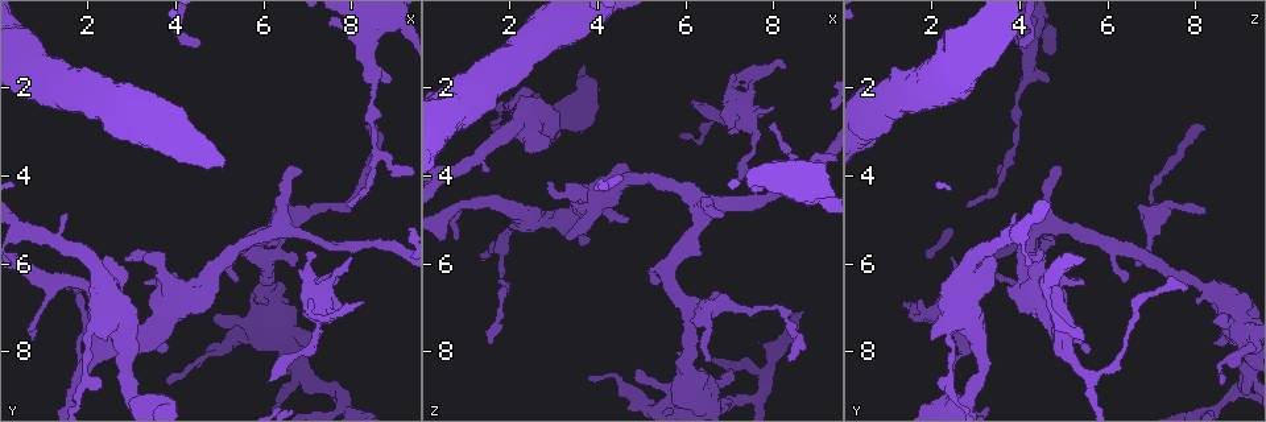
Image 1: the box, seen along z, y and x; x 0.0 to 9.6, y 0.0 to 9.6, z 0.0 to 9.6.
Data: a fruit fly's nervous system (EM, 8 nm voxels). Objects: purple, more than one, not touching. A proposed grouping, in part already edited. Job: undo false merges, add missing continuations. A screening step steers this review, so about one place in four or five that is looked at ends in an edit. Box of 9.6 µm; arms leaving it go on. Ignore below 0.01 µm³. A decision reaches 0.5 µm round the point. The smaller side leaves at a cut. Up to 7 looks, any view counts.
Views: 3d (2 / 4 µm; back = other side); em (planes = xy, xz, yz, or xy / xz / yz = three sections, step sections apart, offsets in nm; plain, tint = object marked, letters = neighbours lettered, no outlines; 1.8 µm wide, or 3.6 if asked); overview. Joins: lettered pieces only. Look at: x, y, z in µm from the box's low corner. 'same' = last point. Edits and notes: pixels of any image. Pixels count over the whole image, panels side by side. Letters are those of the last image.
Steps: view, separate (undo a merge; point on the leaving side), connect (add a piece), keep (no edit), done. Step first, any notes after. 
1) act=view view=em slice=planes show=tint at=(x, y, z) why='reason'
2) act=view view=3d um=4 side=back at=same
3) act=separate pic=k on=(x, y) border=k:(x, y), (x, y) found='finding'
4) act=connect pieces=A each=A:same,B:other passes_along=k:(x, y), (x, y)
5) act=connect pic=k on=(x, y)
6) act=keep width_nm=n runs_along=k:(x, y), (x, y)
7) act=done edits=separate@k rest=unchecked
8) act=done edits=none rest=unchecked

act=view view=em slice=yz step=8 show=tint at=(8.45, 1.70, 4.15) why='calibre changes'

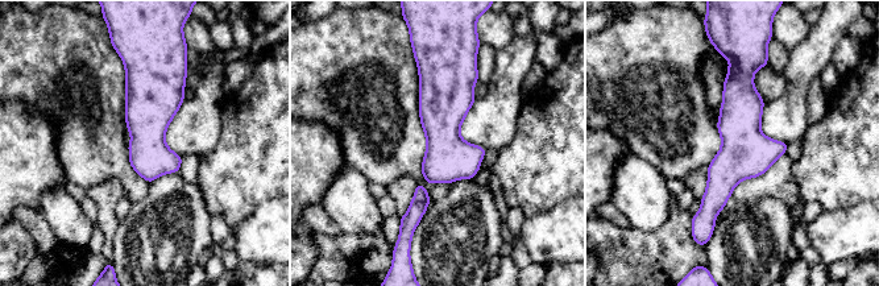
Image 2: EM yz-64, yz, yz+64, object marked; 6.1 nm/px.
act=view view=em slice=planes show=letters at=same why='cut it another way'

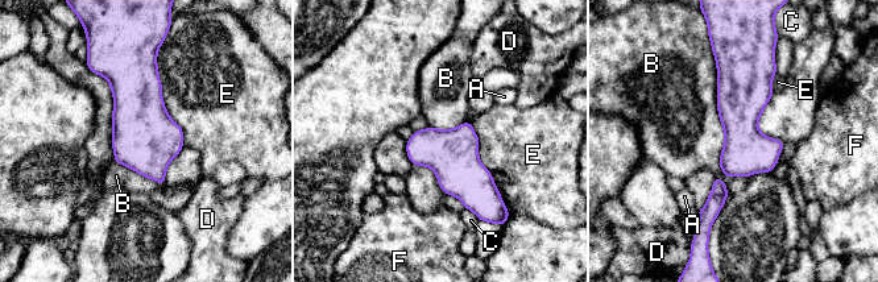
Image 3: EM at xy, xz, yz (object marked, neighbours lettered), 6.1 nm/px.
act=keep each=A:other,B:other,C:other,D:other,E:other,F:other border=3:(712, 53), (720, 169), (748, 177) found='all the same neuron'

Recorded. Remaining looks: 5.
act=view view=3d um=4 side=back at=(2.45, 7.70, 1.95) why='thick end'

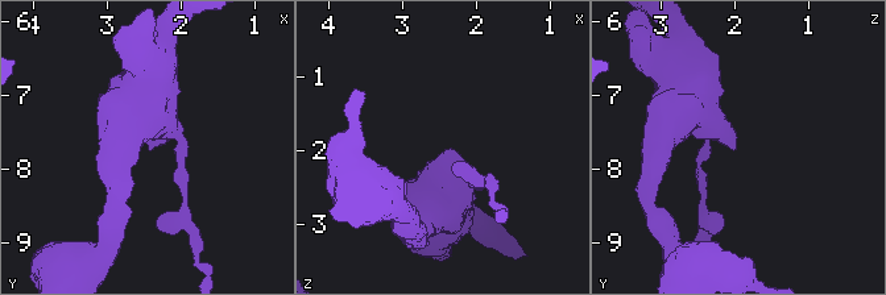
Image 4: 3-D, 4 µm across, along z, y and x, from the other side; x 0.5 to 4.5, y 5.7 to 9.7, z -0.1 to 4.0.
act=view view=em um=3.6 slice=yz step=16 show=letters at=(2.45, 7.75, 2.00)

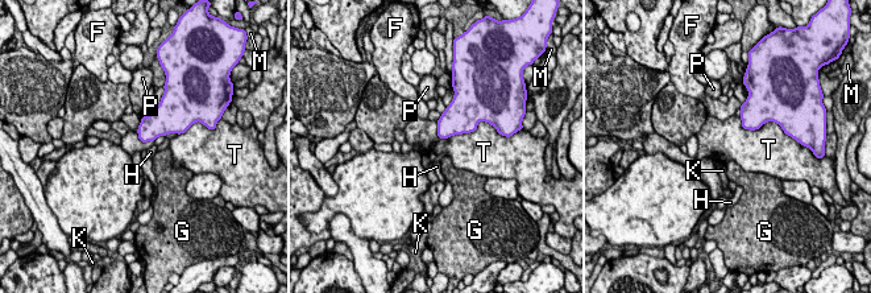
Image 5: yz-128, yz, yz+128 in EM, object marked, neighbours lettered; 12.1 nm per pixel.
act=view view=em um=3.6 slice=planes show=letters at=same

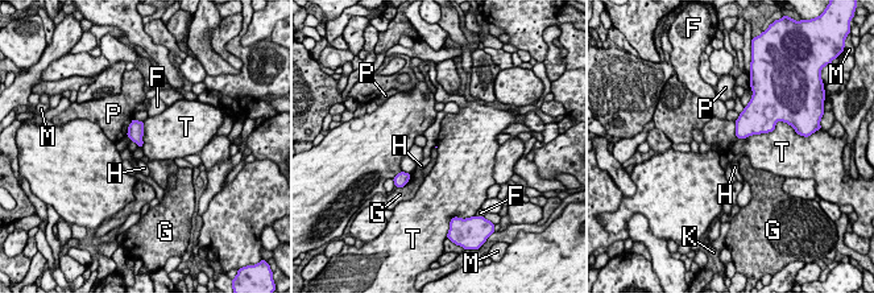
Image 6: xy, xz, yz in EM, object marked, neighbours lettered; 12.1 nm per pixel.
act=keep each=F:other,G:other,H:other,K:other,M:other,P:other,T:other border=6:(775, 126), (745, 137), (734, 135) found='none of them fits'

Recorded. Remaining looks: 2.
act=view view=3d um=2 at=(7.55, 7.25, 1.80) why='sharp bend'

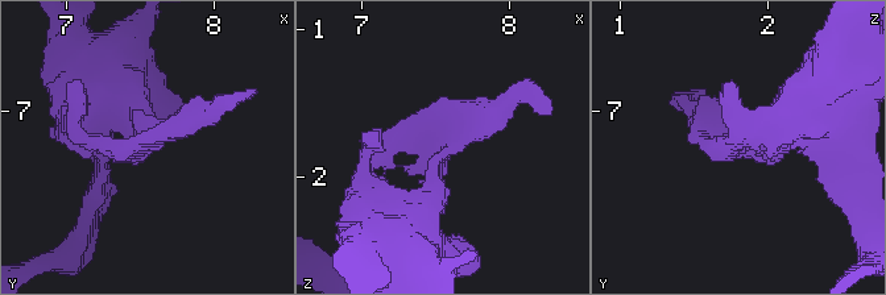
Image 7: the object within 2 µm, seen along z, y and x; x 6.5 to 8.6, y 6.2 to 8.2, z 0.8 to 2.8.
act=view view=em slice=planes show=letters at=(7.56, 7.22, 1.84)

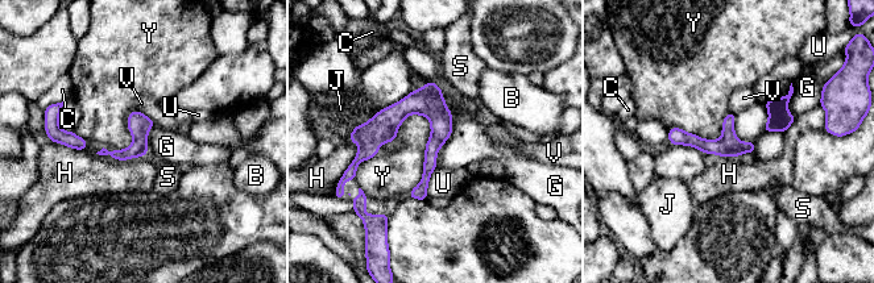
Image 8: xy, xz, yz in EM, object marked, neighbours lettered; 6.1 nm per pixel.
act=keep width_nm=140 each=B:other,C:other,G:other,H:other,J:other,S:other,U:other,V:other,Y:other border=8:(442, 90), (451, 136), (436, 166) found='continuous, no second neuron'

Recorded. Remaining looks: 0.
act=done edits=none rest=unchecked

